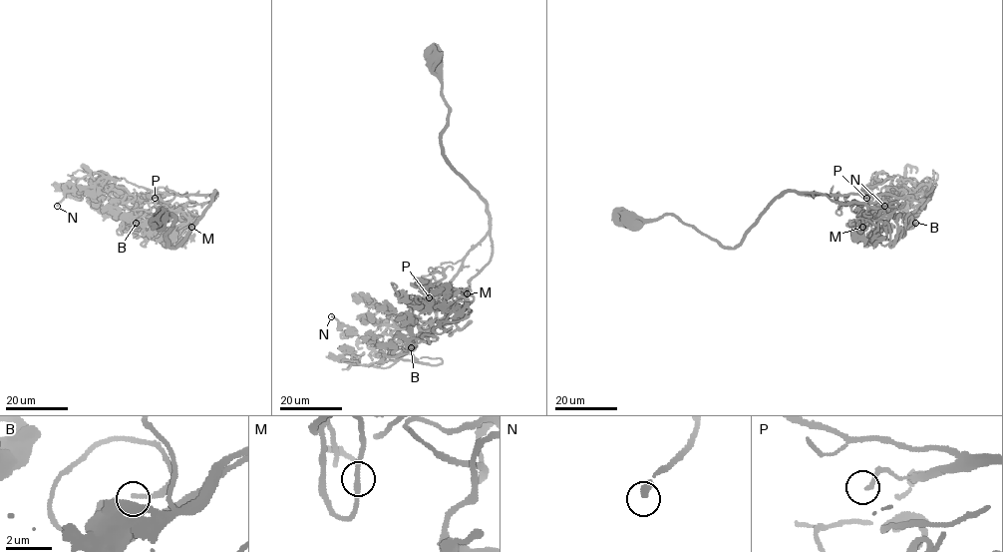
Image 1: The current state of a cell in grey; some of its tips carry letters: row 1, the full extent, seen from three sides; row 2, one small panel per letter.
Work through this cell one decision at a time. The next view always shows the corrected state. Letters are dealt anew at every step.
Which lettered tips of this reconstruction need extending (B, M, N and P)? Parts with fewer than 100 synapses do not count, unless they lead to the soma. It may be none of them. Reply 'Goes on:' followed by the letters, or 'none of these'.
Goes on: none of these

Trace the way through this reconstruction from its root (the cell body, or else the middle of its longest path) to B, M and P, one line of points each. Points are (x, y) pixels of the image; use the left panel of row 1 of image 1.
B: (159, 218), (172, 217), (176, 248), (214, 192), (141, 198), (142, 223), (125, 225), (136, 223)
M: (159, 218), (172, 217), (166, 238), (176, 248), (214, 192), (213, 200), (185, 206), (198, 216), (191, 227)
P: (159, 218), (172, 217), (166, 238), (170, 248), (176, 248), (214, 192), (155, 198)

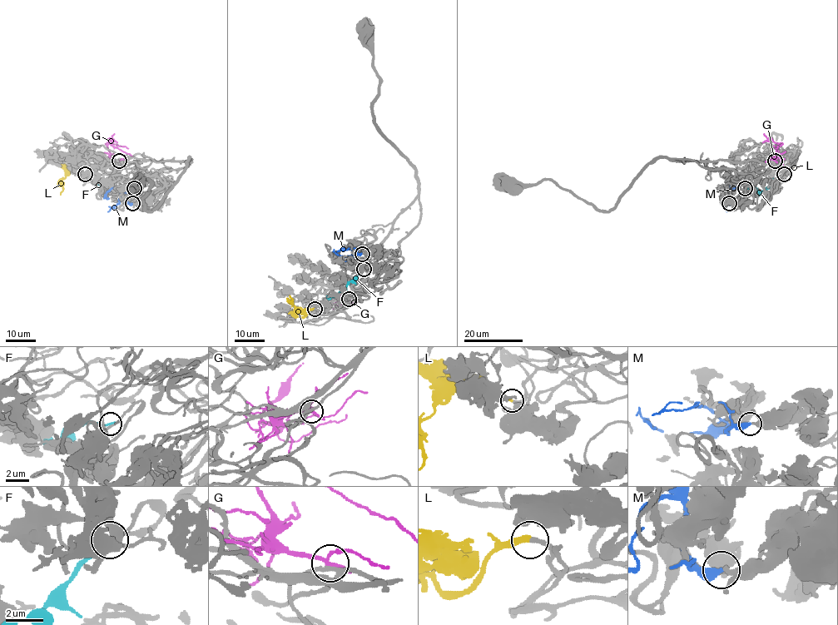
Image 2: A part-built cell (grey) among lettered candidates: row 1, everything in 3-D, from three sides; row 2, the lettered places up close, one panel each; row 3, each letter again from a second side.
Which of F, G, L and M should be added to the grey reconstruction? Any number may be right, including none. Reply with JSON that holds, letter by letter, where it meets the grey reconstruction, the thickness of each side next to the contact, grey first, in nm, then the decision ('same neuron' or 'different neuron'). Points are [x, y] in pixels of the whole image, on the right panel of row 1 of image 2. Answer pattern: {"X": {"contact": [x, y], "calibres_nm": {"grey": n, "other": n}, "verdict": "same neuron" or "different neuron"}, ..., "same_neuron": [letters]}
{"F": {"contact": [745, 188], "calibres_nm": {"grey": 170, "other": 200}, "verdict": "different neuron"}, "G": {"contact": [775, 161], "calibres_nm": {"grey": 180, "other": 160}, "verdict": "different neuron"}, "L": {"contact": [784, 174], "calibres_nm": {"grey": 240, "other": 280}, "verdict": "same neuron"}, "M": {"contact": [729, 203], "calibres_nm": {"grey": 240, "other": 440}, "verdict": "different neuron"}, "same_neuron": ["L"]}

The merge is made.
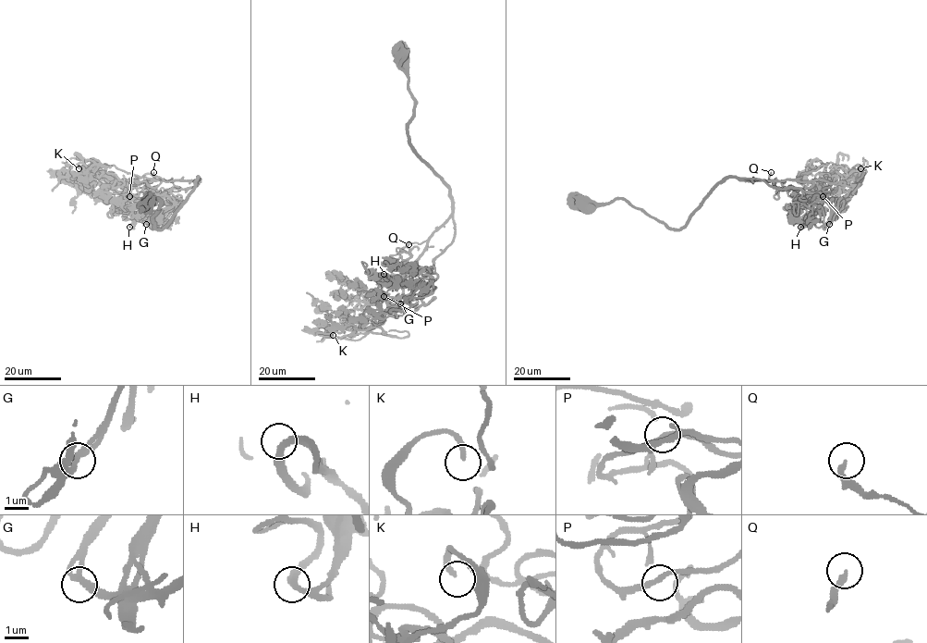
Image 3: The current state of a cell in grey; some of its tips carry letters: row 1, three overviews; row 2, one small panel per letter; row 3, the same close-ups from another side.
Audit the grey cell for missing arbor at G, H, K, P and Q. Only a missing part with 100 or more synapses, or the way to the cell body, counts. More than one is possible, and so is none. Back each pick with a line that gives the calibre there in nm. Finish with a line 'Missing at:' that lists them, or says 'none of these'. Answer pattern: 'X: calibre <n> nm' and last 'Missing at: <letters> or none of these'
Missing at: none of these

